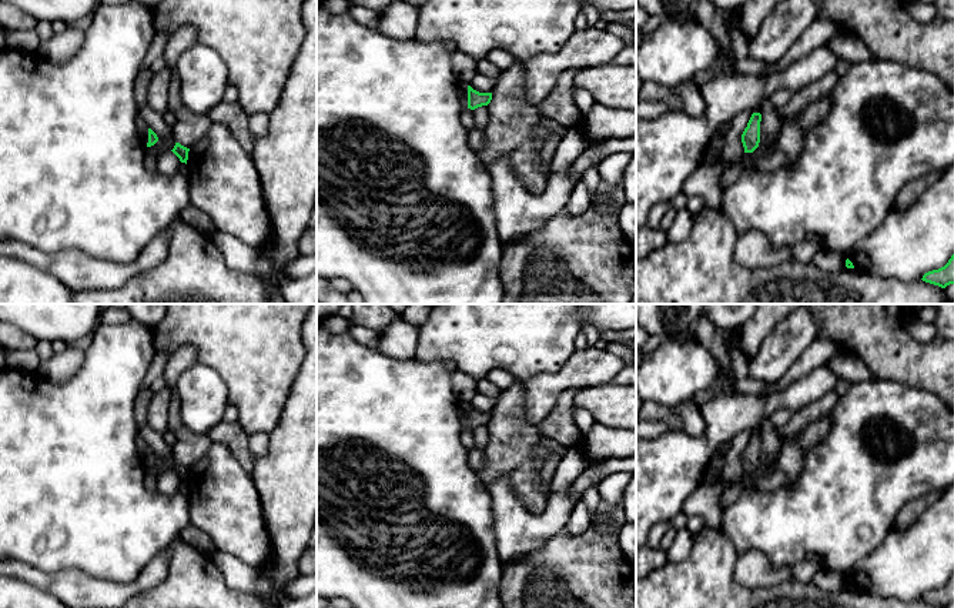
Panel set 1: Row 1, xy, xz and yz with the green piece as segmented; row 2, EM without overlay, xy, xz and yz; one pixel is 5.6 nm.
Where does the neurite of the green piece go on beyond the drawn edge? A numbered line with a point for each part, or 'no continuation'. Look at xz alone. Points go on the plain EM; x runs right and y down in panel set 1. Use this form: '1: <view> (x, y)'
1: xz (464, 408)

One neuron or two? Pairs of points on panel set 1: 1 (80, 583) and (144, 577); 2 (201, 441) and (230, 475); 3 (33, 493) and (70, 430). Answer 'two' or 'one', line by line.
1: one
2: two
3: one

